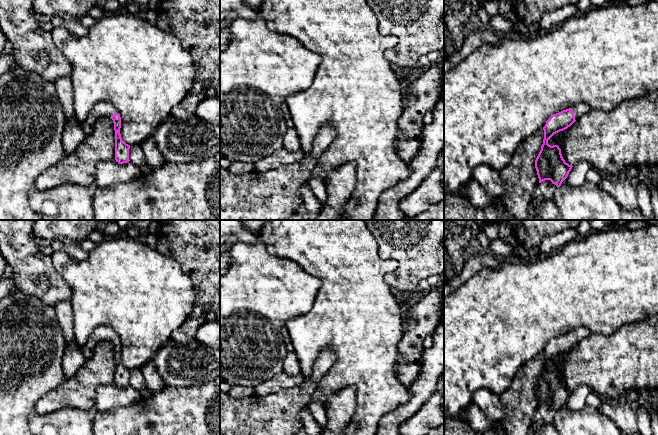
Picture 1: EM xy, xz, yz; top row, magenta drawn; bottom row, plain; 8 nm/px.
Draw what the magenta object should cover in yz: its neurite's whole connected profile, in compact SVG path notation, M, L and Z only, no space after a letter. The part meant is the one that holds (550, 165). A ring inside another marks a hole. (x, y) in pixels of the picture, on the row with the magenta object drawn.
M581 102L572 108L553 114L546 121L546 124L543 127L543 144L535 160L535 168L539 183L550 180L558 188L567 178L573 166L565 162L559 146L549 145L548 140L554 134L570 127L576 120L589 113L591 110L592 108L587 103Z

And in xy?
M108 102L96 103L88 117L81 123L82 129L86 135L93 132L95 123L99 118L110 117L114 123L115 130L115 160L119 164L129 162L129 149L130 145L126 144L120 134L121 117L117 109Z

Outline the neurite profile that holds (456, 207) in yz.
M459 193L444 195L444 220L512 220L505 210L501 198L493 198L491 204L483 209L476 208L471 204L468 197Z

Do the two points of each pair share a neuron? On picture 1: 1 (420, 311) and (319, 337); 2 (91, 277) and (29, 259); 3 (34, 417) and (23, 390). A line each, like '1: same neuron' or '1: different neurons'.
1: different neurons
2: different neurons
3: different neurons

